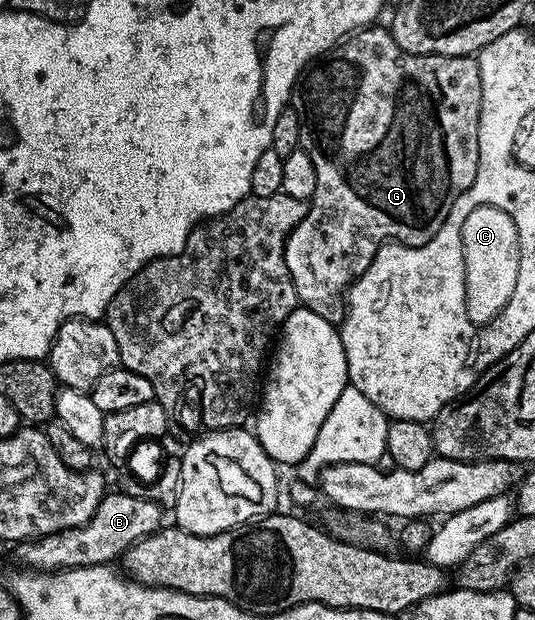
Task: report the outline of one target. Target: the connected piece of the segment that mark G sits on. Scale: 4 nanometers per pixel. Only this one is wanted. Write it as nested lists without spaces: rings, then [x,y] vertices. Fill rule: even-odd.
[[[370,25],[361,28],[360,31],[353,32],[352,35],[341,40],[336,47],[332,47],[330,51],[325,51],[318,57],[312,59],[306,67],[299,73],[299,77],[293,86],[291,96],[291,106],[295,109],[295,113],[299,117],[299,147],[307,153],[307,157],[311,157],[311,162],[315,164],[315,193],[313,198],[308,200],[309,208],[307,209],[307,217],[303,217],[303,221],[299,221],[299,225],[295,225],[295,229],[287,237],[285,242],[285,260],[287,261],[287,273],[291,273],[291,281],[295,285],[295,293],[300,306],[311,309],[311,313],[319,313],[319,317],[323,317],[323,321],[339,325],[345,319],[345,308],[347,306],[347,292],[352,287],[356,279],[360,279],[363,273],[367,273],[367,269],[371,265],[371,261],[375,261],[377,251],[384,247],[386,243],[404,243],[406,247],[418,247],[427,241],[431,241],[431,237],[435,237],[435,233],[439,233],[439,229],[443,225],[443,221],[447,221],[447,213],[451,213],[451,205],[455,205],[457,198],[465,192],[469,186],[475,181],[475,173],[479,165],[479,113],[481,112],[481,78],[479,77],[479,65],[476,58],[467,55],[416,55],[415,53],[407,53],[403,49],[399,49],[399,45],[395,45],[395,37],[392,30],[385,31],[378,25]]]

